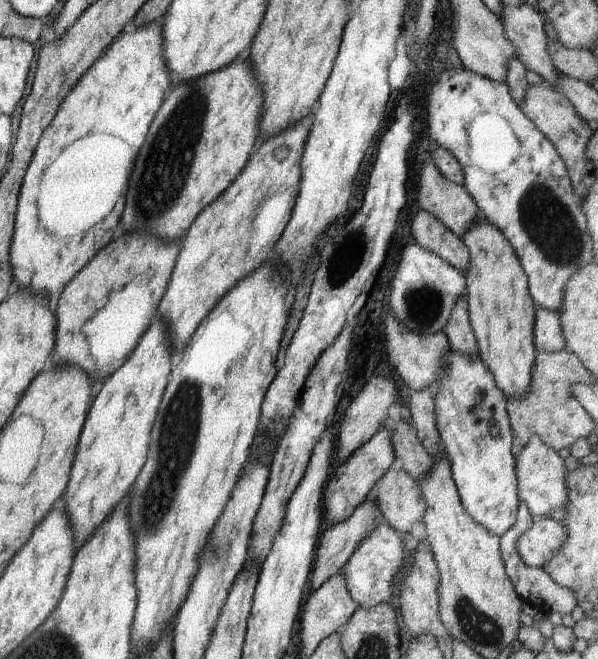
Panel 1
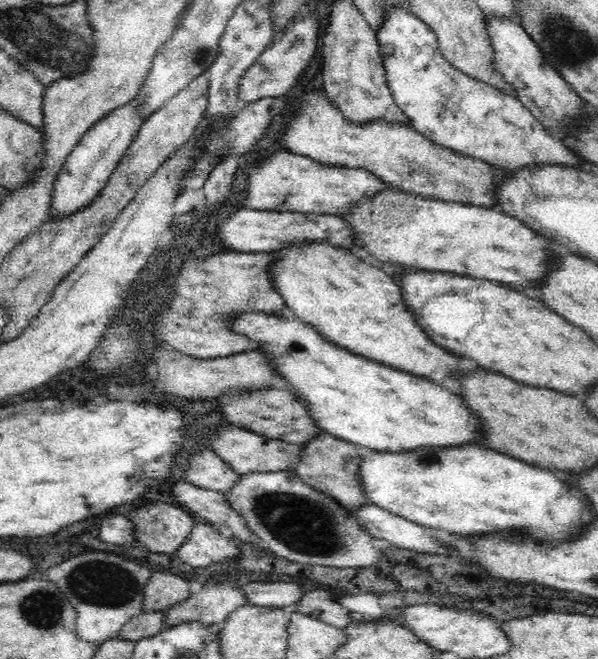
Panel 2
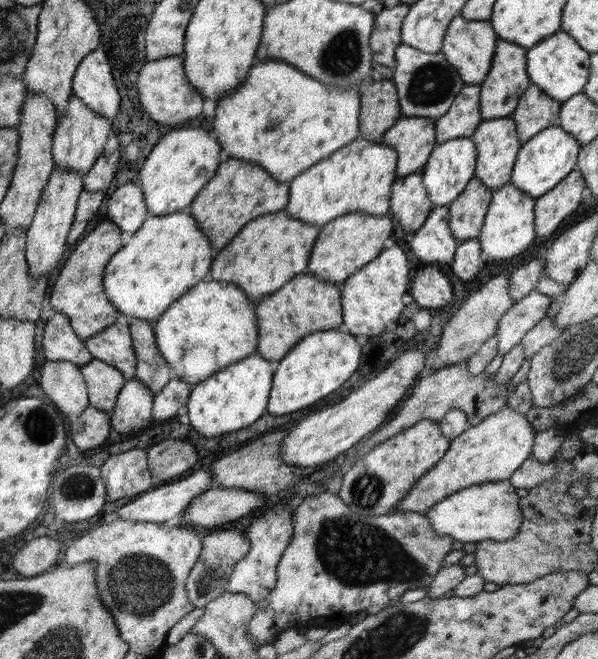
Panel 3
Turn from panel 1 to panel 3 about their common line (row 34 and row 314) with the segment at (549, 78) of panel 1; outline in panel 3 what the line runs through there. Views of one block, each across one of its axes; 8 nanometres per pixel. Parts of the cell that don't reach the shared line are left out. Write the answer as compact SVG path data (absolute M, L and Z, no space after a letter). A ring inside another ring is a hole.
M534 290L516 301L499 320L495 334L499 340L498 352L505 355L520 343L526 332L547 316L550 305L557 299Z

